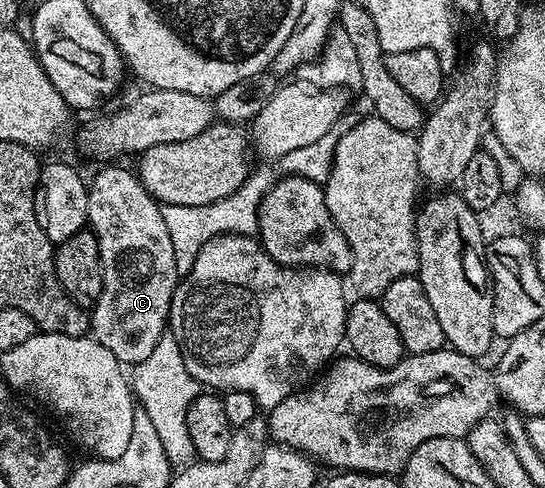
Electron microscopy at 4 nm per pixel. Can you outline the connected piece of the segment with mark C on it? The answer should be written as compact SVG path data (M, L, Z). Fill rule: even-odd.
M102 166L94 177L88 180L88 228L98 240L99 258L102 263L103 292L95 302L90 326L93 339L98 340L124 366L144 362L156 342L168 330L170 307L174 291L178 289L180 273L174 264L172 238L168 238L168 226L164 226L162 205L148 194L141 180L133 171L118 166Z

